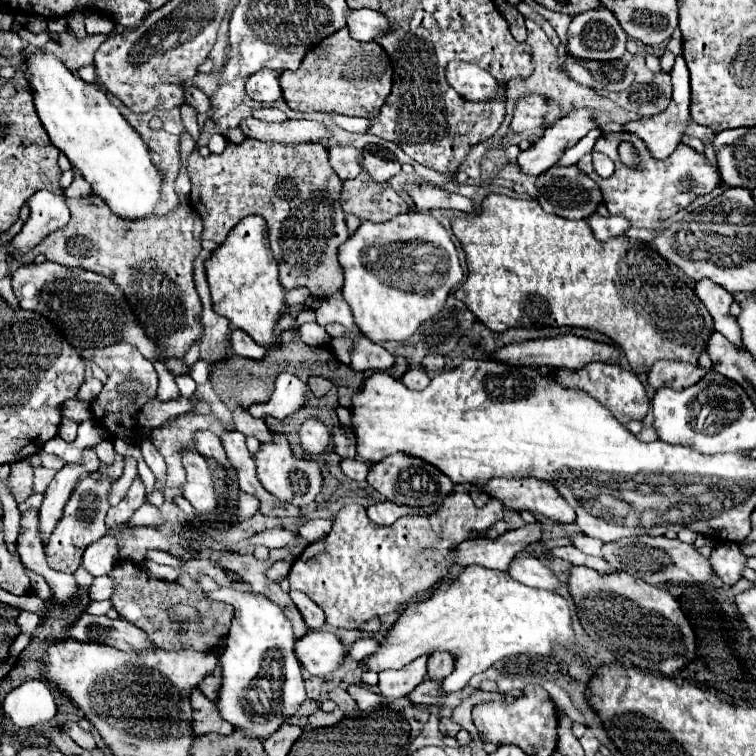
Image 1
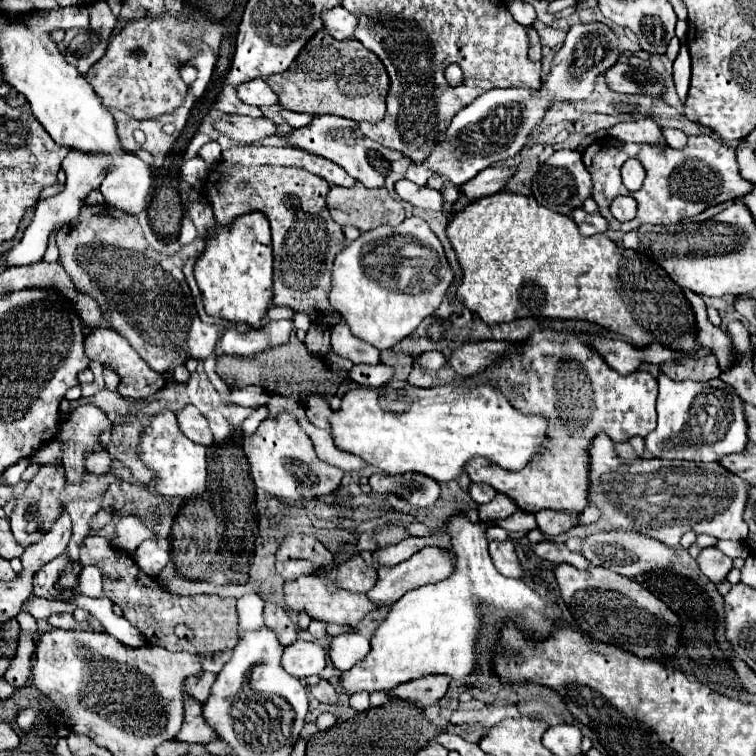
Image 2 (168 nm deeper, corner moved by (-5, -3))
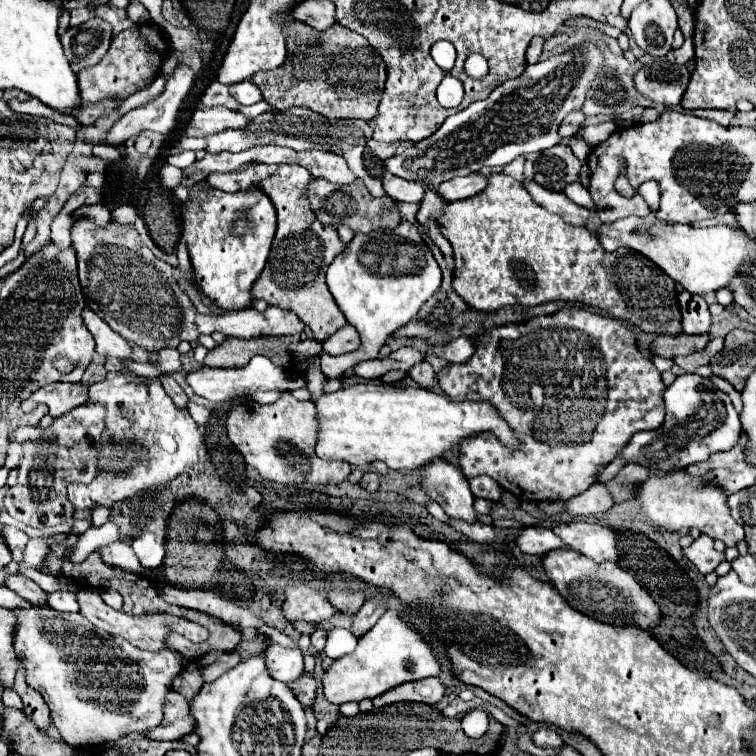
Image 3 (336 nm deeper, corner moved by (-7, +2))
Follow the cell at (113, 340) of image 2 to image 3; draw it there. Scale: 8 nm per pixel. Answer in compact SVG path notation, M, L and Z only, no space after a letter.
M89 308L83 310L83 324L91 332L91 336L97 342L97 352L105 352L105 356L115 358L129 358L131 356L131 344L121 338L117 332L113 332L105 320L101 320L95 312Z

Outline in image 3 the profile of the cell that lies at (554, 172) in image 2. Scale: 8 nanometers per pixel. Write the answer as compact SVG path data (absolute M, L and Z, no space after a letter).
M567 144L543 150L535 160L535 182L547 190L561 192L567 184L579 180L581 162Z

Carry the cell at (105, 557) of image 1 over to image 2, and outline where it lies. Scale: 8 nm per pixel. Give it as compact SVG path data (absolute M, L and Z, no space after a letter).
M83 567L79 575L79 585L75 587L75 593L83 593L89 597L101 597L101 571L99 567Z

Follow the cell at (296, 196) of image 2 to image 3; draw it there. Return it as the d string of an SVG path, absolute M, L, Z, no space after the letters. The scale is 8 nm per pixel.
M281 164L277 174L257 184L273 200L279 222L269 260L263 272L259 274L259 280L255 282L253 298L261 298L267 304L293 310L305 322L305 326L311 328L315 340L323 342L339 328L347 326L343 312L335 304L325 284L325 272L333 258L345 250L345 244L339 240L337 230L333 226L321 224L311 212L309 200L305 196L309 182L311 174L305 168L299 168L295 164Z

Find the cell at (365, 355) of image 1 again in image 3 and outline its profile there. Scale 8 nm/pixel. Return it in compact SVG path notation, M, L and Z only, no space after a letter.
M343 326L341 330L337 330L333 336L329 336L325 342L323 342L323 350L331 356L339 356L339 354L345 354L345 352L353 352L359 348L359 334L355 332L353 326Z

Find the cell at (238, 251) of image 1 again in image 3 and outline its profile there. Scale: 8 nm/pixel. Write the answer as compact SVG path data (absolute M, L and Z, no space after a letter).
M203 182L203 186L195 188L189 200L181 204L181 238L187 242L195 284L213 304L217 304L223 310L241 310L251 304L251 286L259 278L267 262L275 228L277 228L277 210L269 200L269 196L257 186L229 194L215 190L207 182Z

